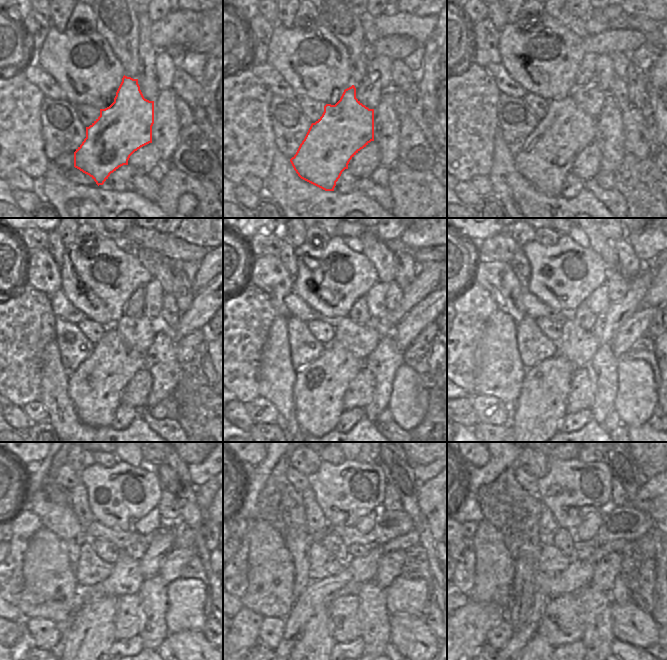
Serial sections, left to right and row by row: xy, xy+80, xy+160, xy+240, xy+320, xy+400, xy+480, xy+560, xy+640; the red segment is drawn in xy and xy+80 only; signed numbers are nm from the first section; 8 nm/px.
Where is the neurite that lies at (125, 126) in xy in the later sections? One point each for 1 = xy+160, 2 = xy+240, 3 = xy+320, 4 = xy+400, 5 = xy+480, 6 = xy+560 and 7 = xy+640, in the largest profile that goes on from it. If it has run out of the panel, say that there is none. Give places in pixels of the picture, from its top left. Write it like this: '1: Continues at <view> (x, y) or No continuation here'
1: Continues at xy+160 (546, 159)
2: Continues at xy+240 (95, 388)
3: Continues at xy+320 (320, 387)
4: Continues at xy+400 (536, 417)
5: Continues at xy+480 (91, 634)
6: Continues at xy+560 (316, 644)
7: Continues at xy+640 (537, 645)

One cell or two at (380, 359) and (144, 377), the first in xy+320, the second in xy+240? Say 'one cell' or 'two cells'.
two cells

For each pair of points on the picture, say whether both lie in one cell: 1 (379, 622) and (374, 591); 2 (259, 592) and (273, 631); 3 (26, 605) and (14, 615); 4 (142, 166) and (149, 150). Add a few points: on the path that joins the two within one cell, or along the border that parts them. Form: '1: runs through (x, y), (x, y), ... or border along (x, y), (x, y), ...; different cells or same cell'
1: runs through (375, 614), (374, 599); same cell
2: border along (264, 616), (280, 616), (285, 619); different cells
3: border along (16, 606), (24, 618); different cells
4: runs through (142, 162), (149, 154); same cell

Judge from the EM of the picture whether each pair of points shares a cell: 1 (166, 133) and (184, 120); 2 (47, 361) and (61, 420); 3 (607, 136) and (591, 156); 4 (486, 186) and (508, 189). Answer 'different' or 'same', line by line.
1: different
2: same
3: different
4: different

